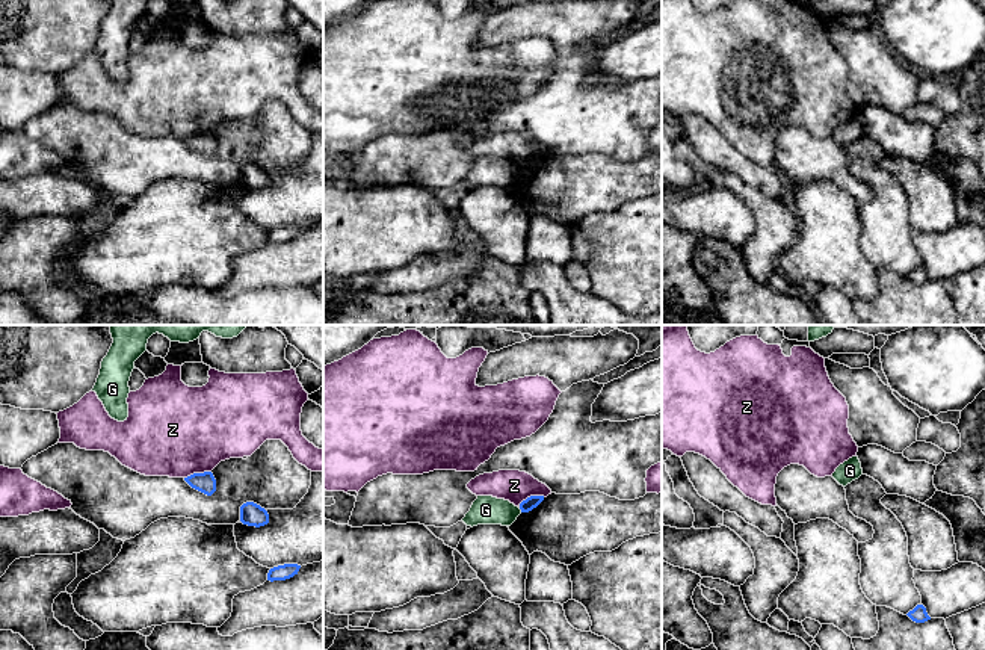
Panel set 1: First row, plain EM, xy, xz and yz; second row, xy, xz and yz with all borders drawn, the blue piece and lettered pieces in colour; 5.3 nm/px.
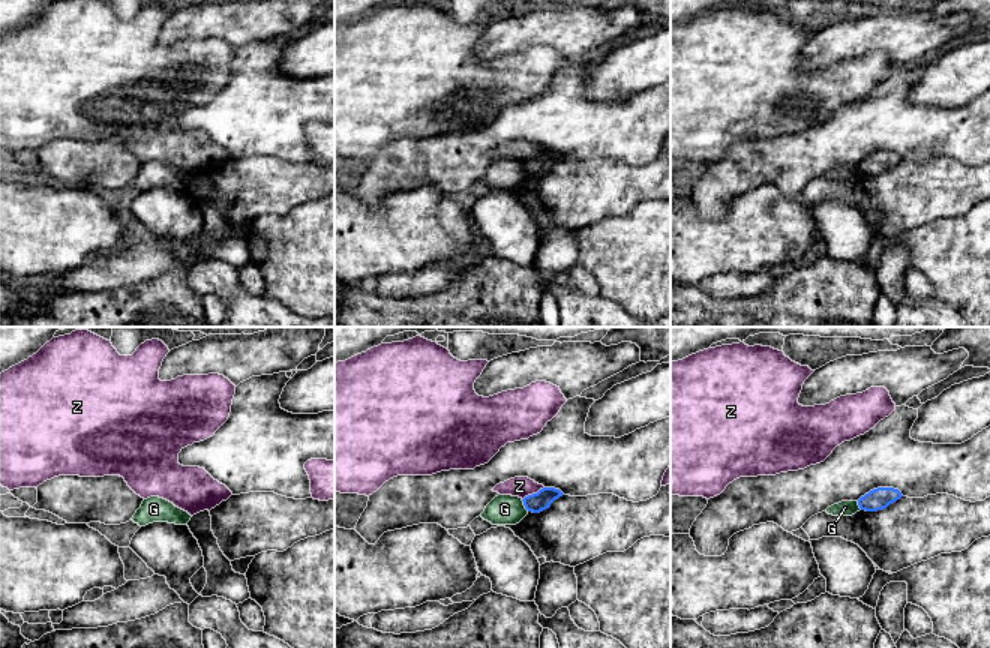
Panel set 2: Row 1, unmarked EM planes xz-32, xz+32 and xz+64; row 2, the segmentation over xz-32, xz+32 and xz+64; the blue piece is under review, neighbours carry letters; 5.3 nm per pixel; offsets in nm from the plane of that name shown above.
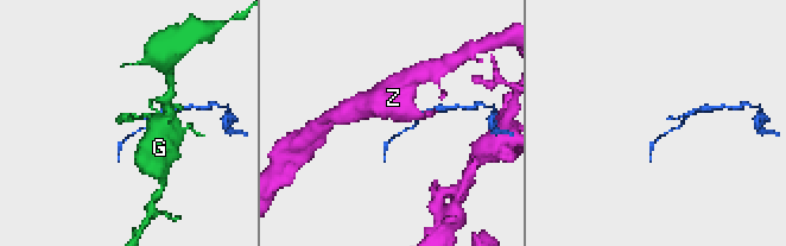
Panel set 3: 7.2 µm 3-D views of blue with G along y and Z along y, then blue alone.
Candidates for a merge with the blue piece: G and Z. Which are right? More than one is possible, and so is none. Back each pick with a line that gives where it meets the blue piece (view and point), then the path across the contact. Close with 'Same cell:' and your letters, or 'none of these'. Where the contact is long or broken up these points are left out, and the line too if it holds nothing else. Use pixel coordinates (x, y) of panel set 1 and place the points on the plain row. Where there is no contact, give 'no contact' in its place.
Same cell: none of these

